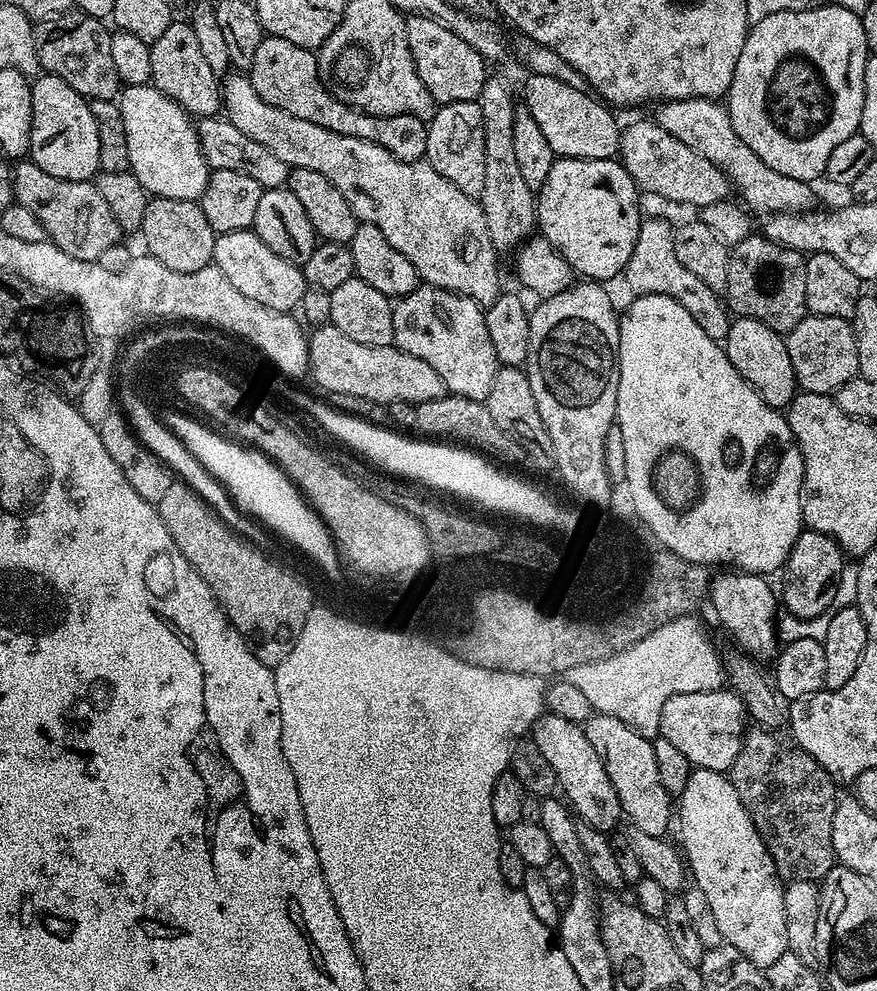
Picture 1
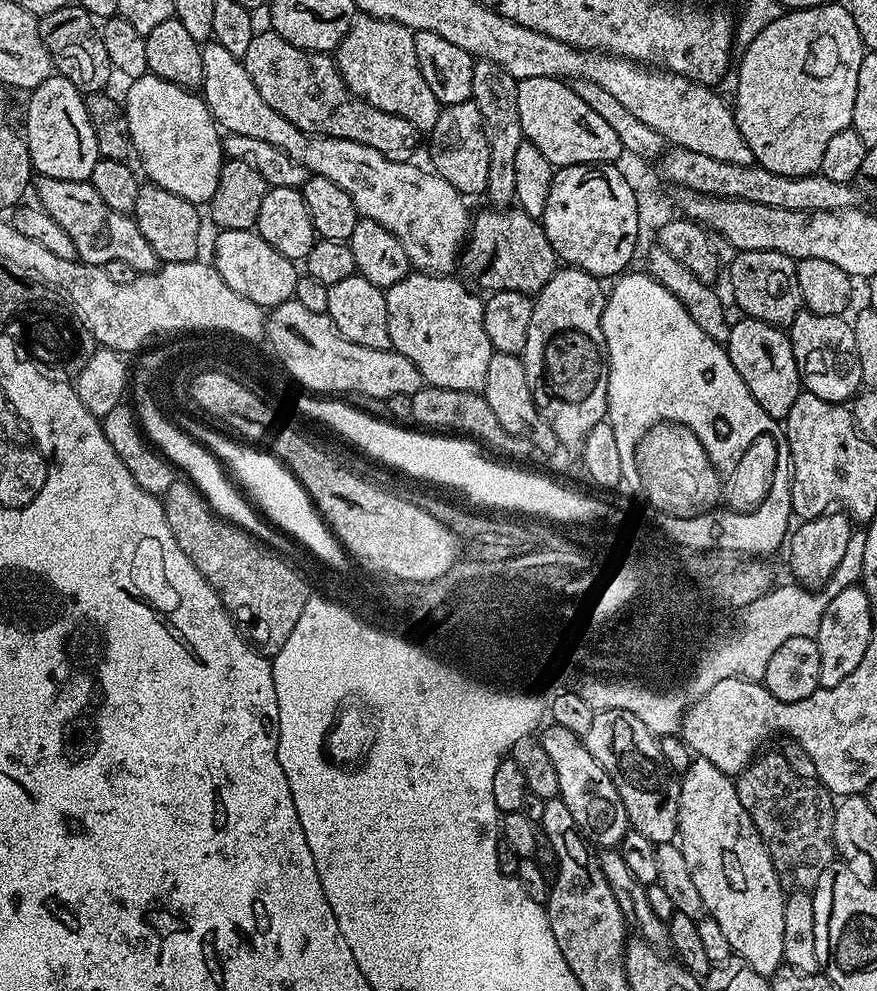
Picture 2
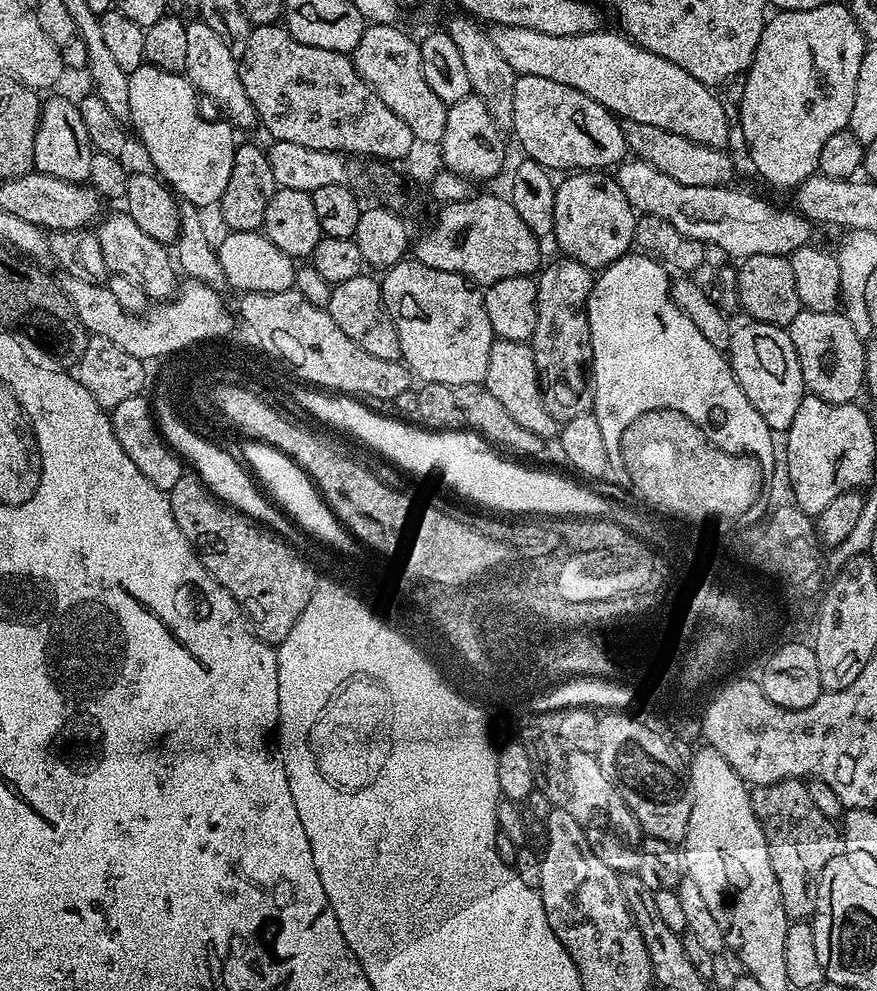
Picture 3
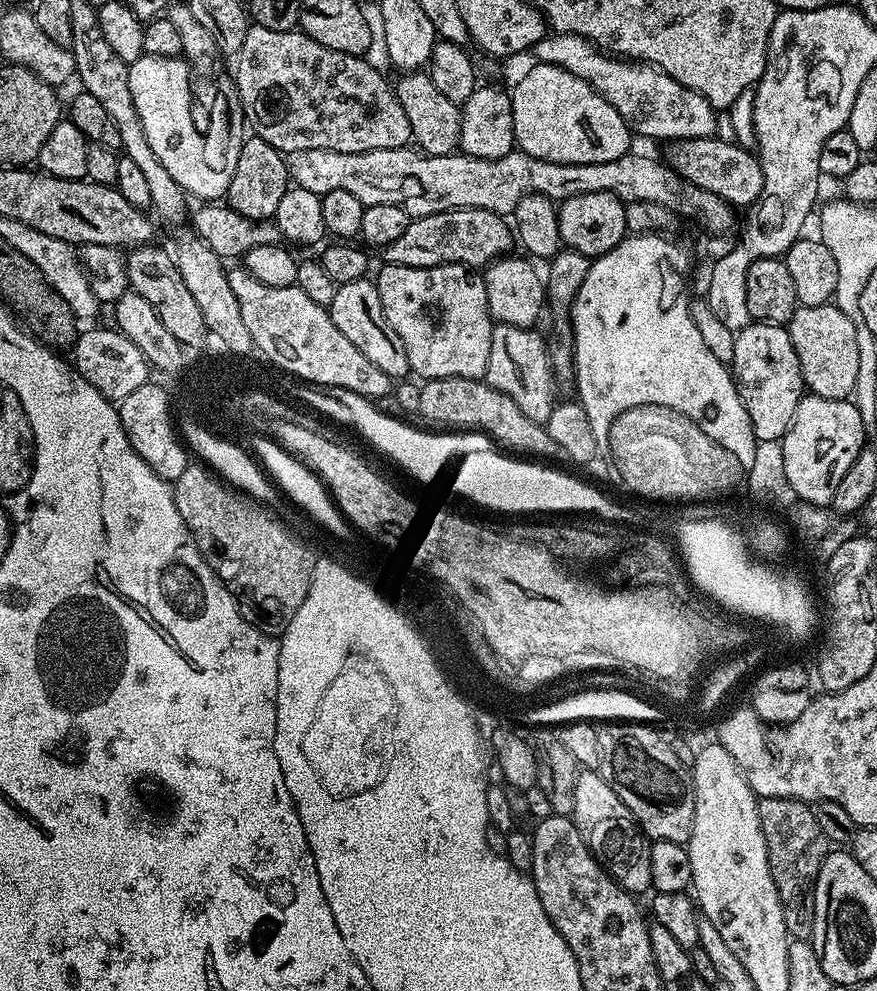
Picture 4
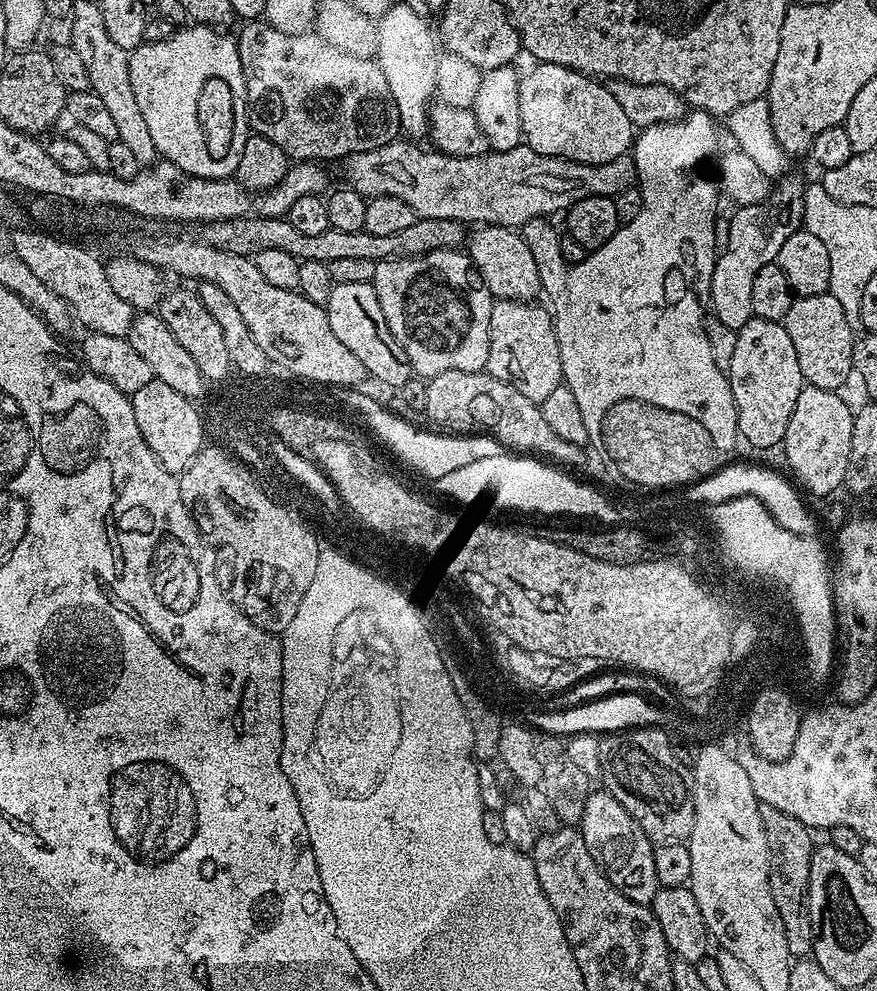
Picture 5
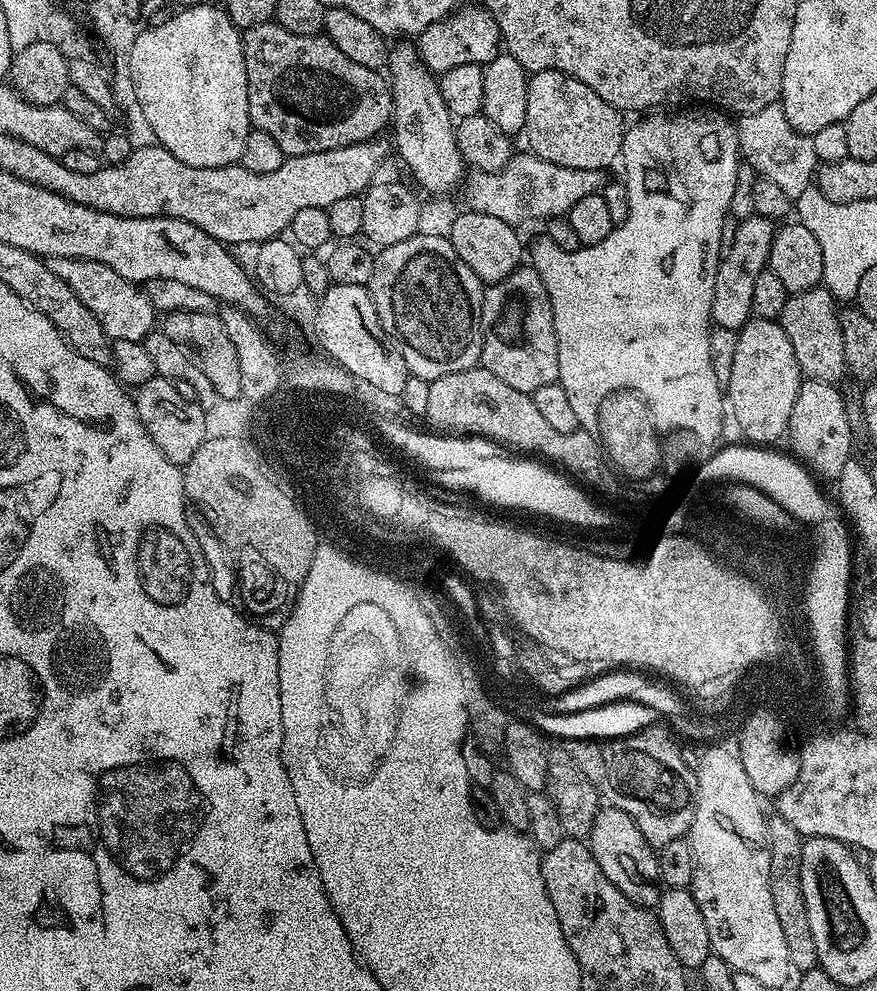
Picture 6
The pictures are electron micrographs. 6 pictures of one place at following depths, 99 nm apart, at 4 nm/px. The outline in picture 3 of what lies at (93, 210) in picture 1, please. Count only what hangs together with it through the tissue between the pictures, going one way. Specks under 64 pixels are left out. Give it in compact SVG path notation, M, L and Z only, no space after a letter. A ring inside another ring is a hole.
M127 214L105 215L98 224L102 258L106 258L109 273L131 278L146 290L149 301L163 302L172 299L178 291L178 268L174 256L162 242L150 238Z

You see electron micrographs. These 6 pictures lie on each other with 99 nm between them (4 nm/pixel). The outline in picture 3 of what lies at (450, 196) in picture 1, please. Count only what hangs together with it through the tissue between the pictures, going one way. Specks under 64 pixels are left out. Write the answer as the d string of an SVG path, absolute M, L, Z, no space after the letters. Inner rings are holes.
M199 18L186 23L186 75L207 99L212 100L226 117L229 124L240 128L257 127L256 111L246 98L246 86L242 86L238 58L230 54L230 49L218 38L215 30L210 30L206 22Z

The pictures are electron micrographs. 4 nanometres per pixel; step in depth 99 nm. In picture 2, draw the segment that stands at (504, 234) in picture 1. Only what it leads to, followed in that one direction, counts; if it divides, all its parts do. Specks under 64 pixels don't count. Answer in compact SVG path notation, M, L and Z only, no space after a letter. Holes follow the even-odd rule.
M476 60L474 63L474 90L472 99L476 101L478 110L482 114L482 126L486 130L486 142L490 142L490 182L486 193L487 199L492 199L491 203L496 206L508 206L516 199L514 190L514 157L517 154L518 146L522 146L525 140L522 134L522 126L518 122L518 90L516 89L516 79L502 66L498 66L489 60Z

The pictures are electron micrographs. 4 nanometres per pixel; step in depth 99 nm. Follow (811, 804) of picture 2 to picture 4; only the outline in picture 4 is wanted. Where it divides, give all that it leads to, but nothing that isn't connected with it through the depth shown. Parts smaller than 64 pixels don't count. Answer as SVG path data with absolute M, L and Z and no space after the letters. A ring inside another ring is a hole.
M763 798L758 804L760 825L768 851L770 874L774 878L774 886L778 890L778 898L782 902L782 918L786 918L786 930L793 940L811 940L814 930L814 894L816 879L820 867L830 851L830 842L822 834L816 821L815 811L803 800L790 798Z

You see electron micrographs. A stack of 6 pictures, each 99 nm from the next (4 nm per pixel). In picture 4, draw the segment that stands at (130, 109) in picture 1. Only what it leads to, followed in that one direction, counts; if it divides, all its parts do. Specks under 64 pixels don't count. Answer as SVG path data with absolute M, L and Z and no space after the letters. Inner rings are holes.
M145 54L129 64L128 77L138 118L142 118L142 130L146 130L146 142L150 142L158 162L166 166L170 178L174 178L189 197L197 196L197 201L216 202L227 197L234 166L238 166L238 150L242 150L246 136L232 136L232 140L228 140L228 152L220 152L220 156L212 156L212 152L204 148L204 140L192 132L189 61L180 56Z

